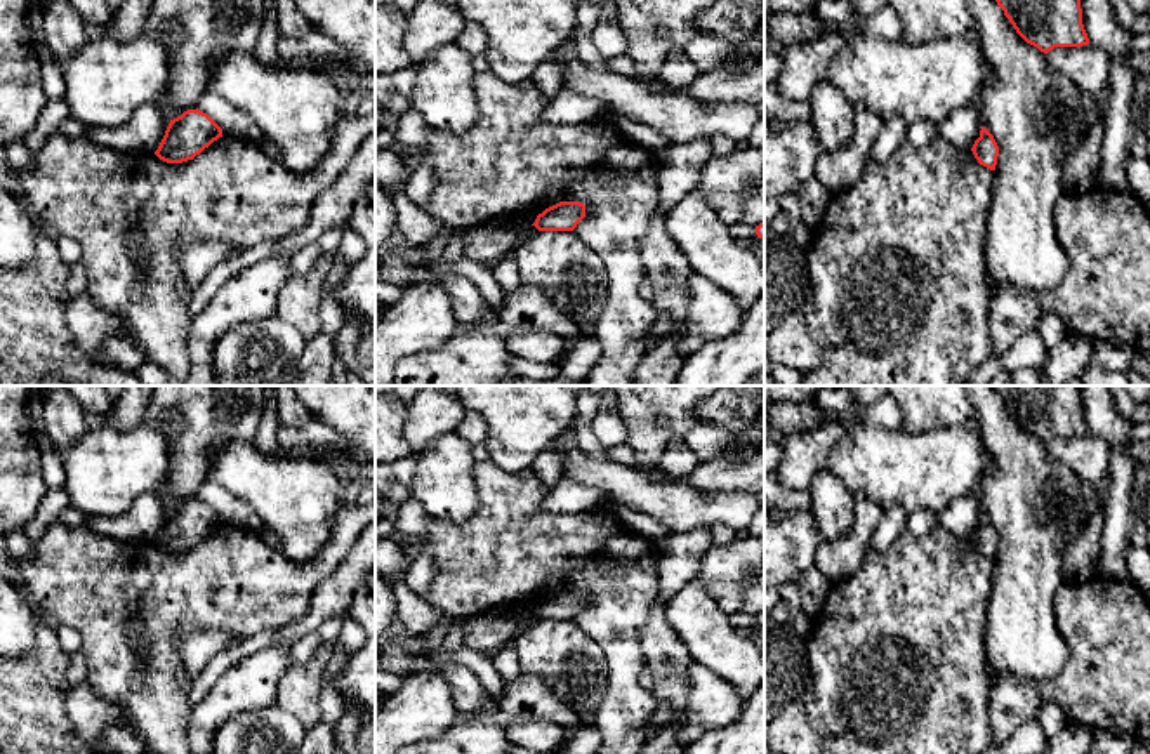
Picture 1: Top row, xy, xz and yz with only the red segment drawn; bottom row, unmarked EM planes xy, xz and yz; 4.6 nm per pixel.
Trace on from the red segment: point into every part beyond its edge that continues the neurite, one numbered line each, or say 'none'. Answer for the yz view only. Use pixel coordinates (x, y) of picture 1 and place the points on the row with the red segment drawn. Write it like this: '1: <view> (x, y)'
none

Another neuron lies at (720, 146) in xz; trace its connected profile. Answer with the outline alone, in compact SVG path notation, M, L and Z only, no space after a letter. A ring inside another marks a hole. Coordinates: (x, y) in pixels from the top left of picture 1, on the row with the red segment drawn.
M716 136L710 141L710 153L714 158L737 153L737 141L726 136Z

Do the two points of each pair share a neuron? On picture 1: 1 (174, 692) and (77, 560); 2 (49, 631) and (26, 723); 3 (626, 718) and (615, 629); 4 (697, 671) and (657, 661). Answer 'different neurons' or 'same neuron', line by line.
1: same neuron
2: same neuron
3: same neuron
4: different neurons

